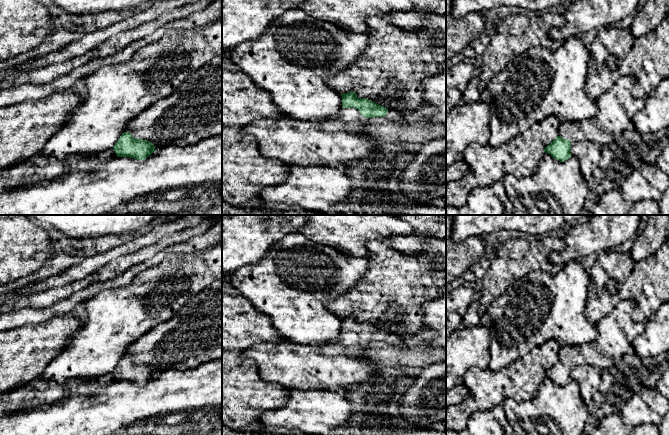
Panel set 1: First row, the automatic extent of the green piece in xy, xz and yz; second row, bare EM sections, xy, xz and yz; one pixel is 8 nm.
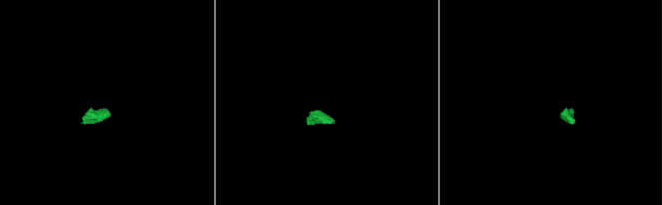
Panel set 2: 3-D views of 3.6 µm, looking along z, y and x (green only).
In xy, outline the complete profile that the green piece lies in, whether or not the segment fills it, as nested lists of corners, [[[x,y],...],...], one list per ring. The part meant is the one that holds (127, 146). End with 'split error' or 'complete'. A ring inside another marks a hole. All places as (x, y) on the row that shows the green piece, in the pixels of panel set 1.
[[[124,132],[113,147],[117,157],[130,157],[144,160],[155,152],[153,143],[134,138],[129,132]]] | complete

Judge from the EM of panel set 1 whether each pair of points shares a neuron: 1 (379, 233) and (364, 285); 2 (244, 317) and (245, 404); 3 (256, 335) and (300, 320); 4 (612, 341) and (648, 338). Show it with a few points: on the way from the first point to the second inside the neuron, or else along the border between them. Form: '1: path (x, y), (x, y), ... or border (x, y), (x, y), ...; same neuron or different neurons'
1: border (387, 242), (369, 241), (369, 259); different neurons
2: path (235, 339), (235, 382); same neuron
3: border (259, 311), (291, 341); different neurons
4: border (646, 321), (644, 329), (632, 342), (631, 351); different neurons

